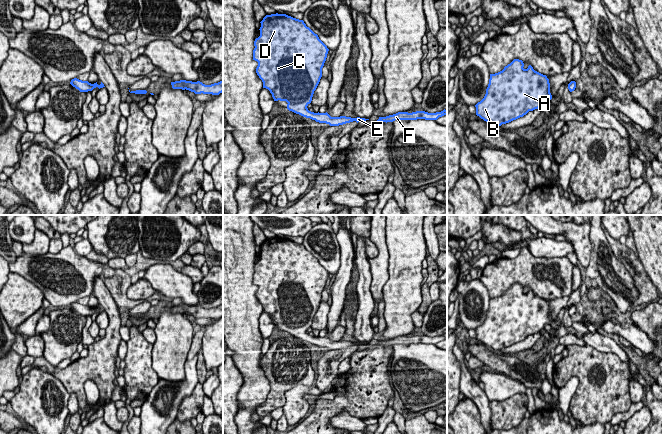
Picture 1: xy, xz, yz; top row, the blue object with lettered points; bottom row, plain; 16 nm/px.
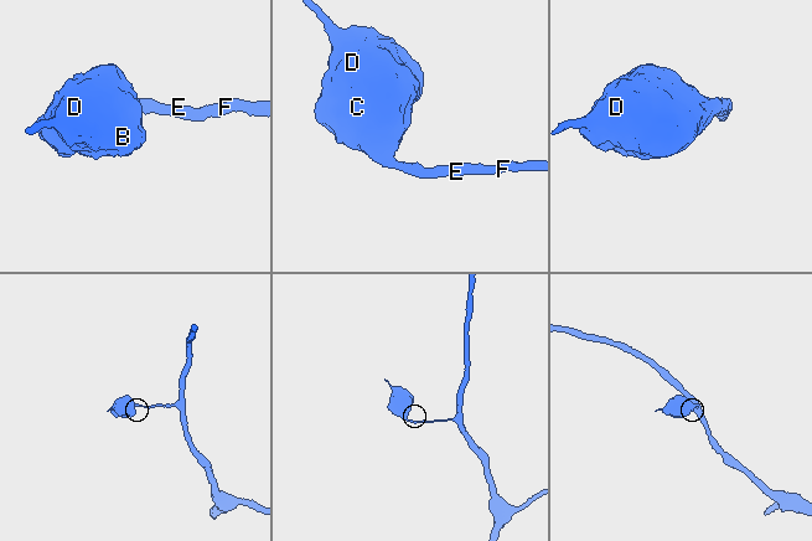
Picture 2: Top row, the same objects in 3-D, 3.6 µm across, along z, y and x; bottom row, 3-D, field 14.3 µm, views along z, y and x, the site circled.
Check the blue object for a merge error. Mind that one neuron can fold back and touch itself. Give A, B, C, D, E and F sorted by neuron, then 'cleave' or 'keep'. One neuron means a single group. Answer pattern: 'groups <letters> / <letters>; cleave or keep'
groups A B C D E F; keep

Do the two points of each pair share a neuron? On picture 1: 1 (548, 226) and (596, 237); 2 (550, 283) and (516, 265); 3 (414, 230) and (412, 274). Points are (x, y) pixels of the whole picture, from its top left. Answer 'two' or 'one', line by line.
1: two
2: one
3: one

